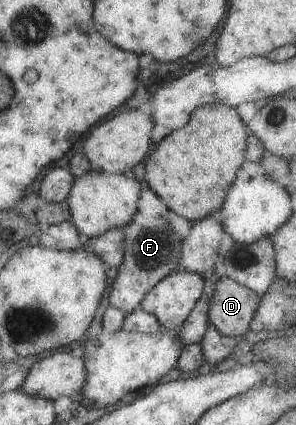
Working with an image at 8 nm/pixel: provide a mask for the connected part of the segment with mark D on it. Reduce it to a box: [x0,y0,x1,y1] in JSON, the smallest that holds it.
[207,276,260,338]

